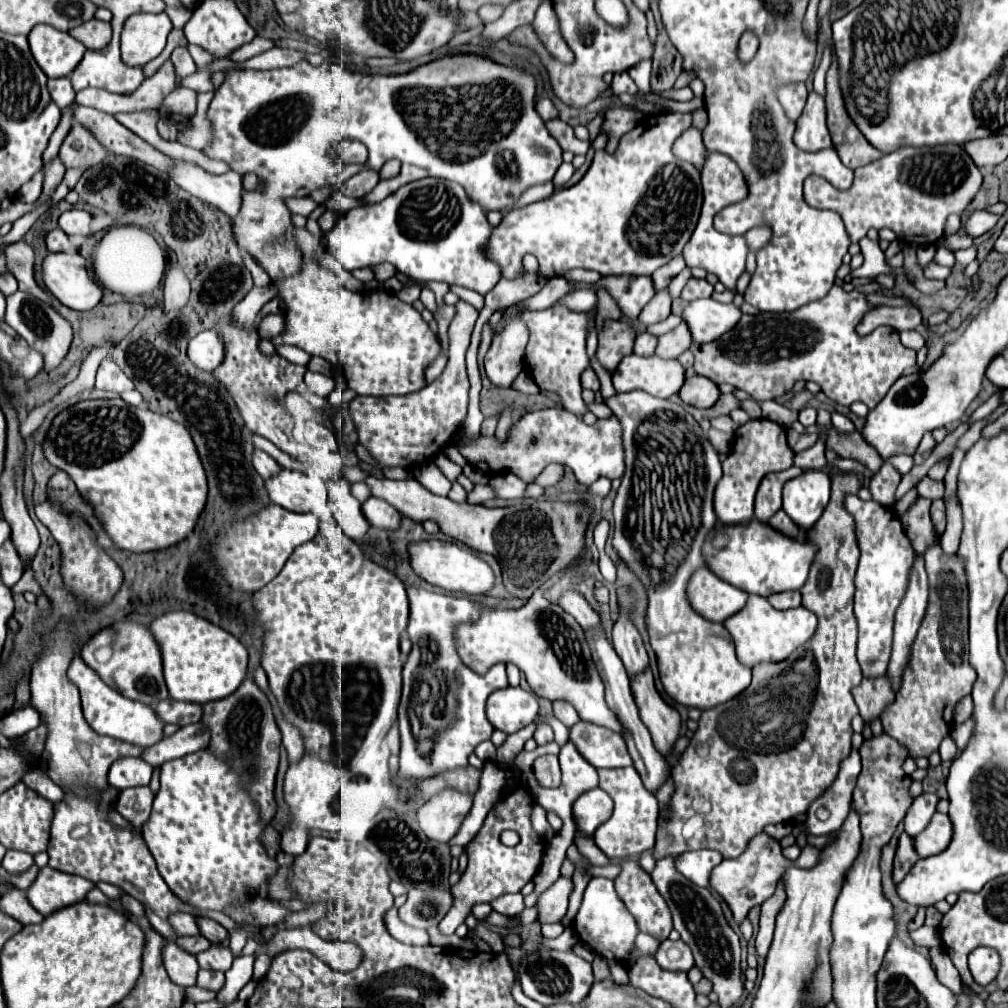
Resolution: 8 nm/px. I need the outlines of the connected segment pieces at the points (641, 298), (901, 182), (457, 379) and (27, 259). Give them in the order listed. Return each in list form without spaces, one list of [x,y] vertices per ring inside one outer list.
[[[620,275],[620,277],[602,277],[594,289],[606,287],[608,293],[618,301],[620,309],[626,317],[636,319],[644,305],[654,297],[654,283],[650,277],[636,275]]]
[[[962,145],[900,147],[870,165],[858,167],[854,171],[854,183],[846,191],[832,187],[824,177],[810,175],[804,181],[804,199],[808,205],[812,205],[816,209],[832,209],[832,211],[840,213],[840,217],[846,225],[846,233],[850,237],[850,243],[858,243],[862,237],[866,237],[868,229],[872,229],[872,227],[874,229],[888,227],[904,243],[926,245],[926,243],[936,243],[938,239],[942,239],[946,217],[950,213],[960,215],[972,203],[972,199],[976,197],[980,187],[982,187],[982,175]]]
[[[458,301],[454,307],[456,315],[448,329],[450,357],[440,379],[432,381],[418,393],[410,393],[406,397],[388,397],[388,399],[356,397],[350,403],[350,417],[356,423],[360,445],[364,445],[372,453],[372,457],[384,467],[412,469],[422,461],[434,459],[432,455],[438,455],[448,447],[456,429],[460,429],[460,425],[466,419],[470,383],[464,355],[470,345],[470,333],[478,319],[478,311],[466,301]]]
[[[16,241],[10,245],[2,247],[2,253],[6,257],[6,267],[8,271],[16,277],[18,281],[18,289],[26,291],[46,303],[50,303],[50,297],[44,289],[38,287],[38,283],[34,281],[34,251],[28,243],[24,241]]]

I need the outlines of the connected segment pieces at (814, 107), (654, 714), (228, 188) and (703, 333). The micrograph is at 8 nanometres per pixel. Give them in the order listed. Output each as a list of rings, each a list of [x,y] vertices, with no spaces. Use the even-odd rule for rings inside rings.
[[[812,91],[808,95],[808,103],[796,121],[794,143],[804,151],[820,151],[824,147],[832,147],[828,129],[826,129],[826,107],[824,97]]]
[[[650,667],[638,675],[630,677],[632,695],[636,699],[636,707],[642,723],[648,727],[656,749],[664,755],[672,751],[674,741],[680,735],[680,715],[674,707],[666,705],[658,695],[652,679]]]
[[[174,159],[170,177],[188,193],[202,199],[204,203],[218,207],[226,215],[234,217],[240,211],[242,177],[236,175],[234,171],[228,171],[224,175],[210,175],[194,163]]]
[[[700,299],[692,301],[682,317],[686,319],[696,343],[710,343],[732,331],[740,321],[742,311],[734,303],[724,305],[714,299]]]

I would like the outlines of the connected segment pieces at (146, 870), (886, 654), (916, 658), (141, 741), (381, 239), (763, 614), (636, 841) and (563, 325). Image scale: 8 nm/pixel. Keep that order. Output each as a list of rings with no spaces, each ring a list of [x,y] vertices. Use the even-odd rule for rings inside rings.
[[[108,787],[102,795],[102,803],[98,803],[98,797],[82,799],[66,791],[66,799],[54,805],[48,865],[62,873],[80,875],[94,883],[106,881],[120,887],[124,893],[132,895],[144,905],[152,927],[160,935],[176,941],[176,933],[172,931],[172,927],[168,927],[168,915],[172,911],[186,911],[196,915],[198,910],[188,903],[180,903],[180,899],[176,899],[176,895],[168,891],[168,885],[164,883],[164,879],[160,879],[160,873],[156,871],[156,861],[152,859],[148,847],[144,847],[144,839],[138,833],[134,835],[134,829],[118,815],[114,807],[116,795],[118,791]]]
[[[856,495],[844,497],[844,509],[856,521],[856,541],[860,547],[860,563],[856,571],[854,615],[858,621],[858,663],[866,677],[884,675],[892,653],[894,611],[908,585],[908,571],[914,563],[914,549],[904,535],[900,517],[876,501],[862,501]]]
[[[932,501],[930,517],[936,529],[936,541],[926,549],[926,573],[928,573],[928,607],[916,639],[910,647],[910,659],[902,675],[896,699],[884,707],[880,715],[884,731],[904,743],[910,749],[910,757],[928,757],[950,733],[954,705],[970,695],[976,681],[976,671],[968,661],[968,581],[964,573],[964,561],[954,553],[946,555],[940,547],[940,537],[946,527],[944,501]]]
[[[80,657],[72,659],[72,663],[70,663],[68,681],[78,687],[84,719],[98,735],[108,735],[112,739],[120,739],[120,741],[126,741],[126,743],[138,745],[138,747],[150,747],[164,737],[162,735],[164,723],[160,723],[160,719],[156,719],[156,713],[152,707],[126,699],[124,695],[120,695],[118,691],[108,687]]]
[[[426,177],[400,187],[382,203],[354,207],[340,215],[324,239],[326,249],[346,271],[388,261],[408,277],[462,285],[486,295],[500,281],[500,267],[482,253],[490,233],[492,225],[486,221],[484,209],[470,201],[458,183]]]
[[[750,595],[748,603],[736,615],[724,621],[724,627],[736,643],[738,659],[748,667],[754,667],[756,663],[764,661],[784,661],[794,649],[804,645],[814,635],[816,625],[816,615],[806,607],[778,611],[764,597],[758,595]]]
[[[634,767],[622,769],[598,769],[600,775],[600,789],[604,789],[614,801],[612,817],[602,823],[596,833],[596,845],[610,857],[610,859],[624,859],[632,855],[640,855],[644,849],[654,847],[656,837],[656,821],[658,821],[658,801],[656,797],[646,791],[642,779]]]
[[[556,302],[554,306],[542,311],[528,311],[524,321],[530,329],[530,341],[526,347],[524,361],[532,369],[532,379],[540,391],[556,393],[562,399],[562,405],[570,411],[578,409],[576,417],[582,419],[582,413],[588,411],[580,393],[580,375],[590,365],[586,355],[586,327],[588,319],[584,313],[572,313],[563,304]]]

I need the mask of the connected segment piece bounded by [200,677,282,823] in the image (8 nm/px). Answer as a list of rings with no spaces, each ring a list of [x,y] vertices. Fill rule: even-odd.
[[[246,677],[244,683],[228,697],[210,701],[202,705],[202,719],[210,731],[210,745],[208,749],[226,759],[232,771],[236,771],[240,779],[240,787],[252,797],[258,805],[258,813],[264,815],[264,823],[270,823],[276,813],[274,803],[274,777],[278,771],[278,757],[280,757],[280,743],[282,733],[274,721],[272,705],[266,693],[254,683],[252,677]]]

